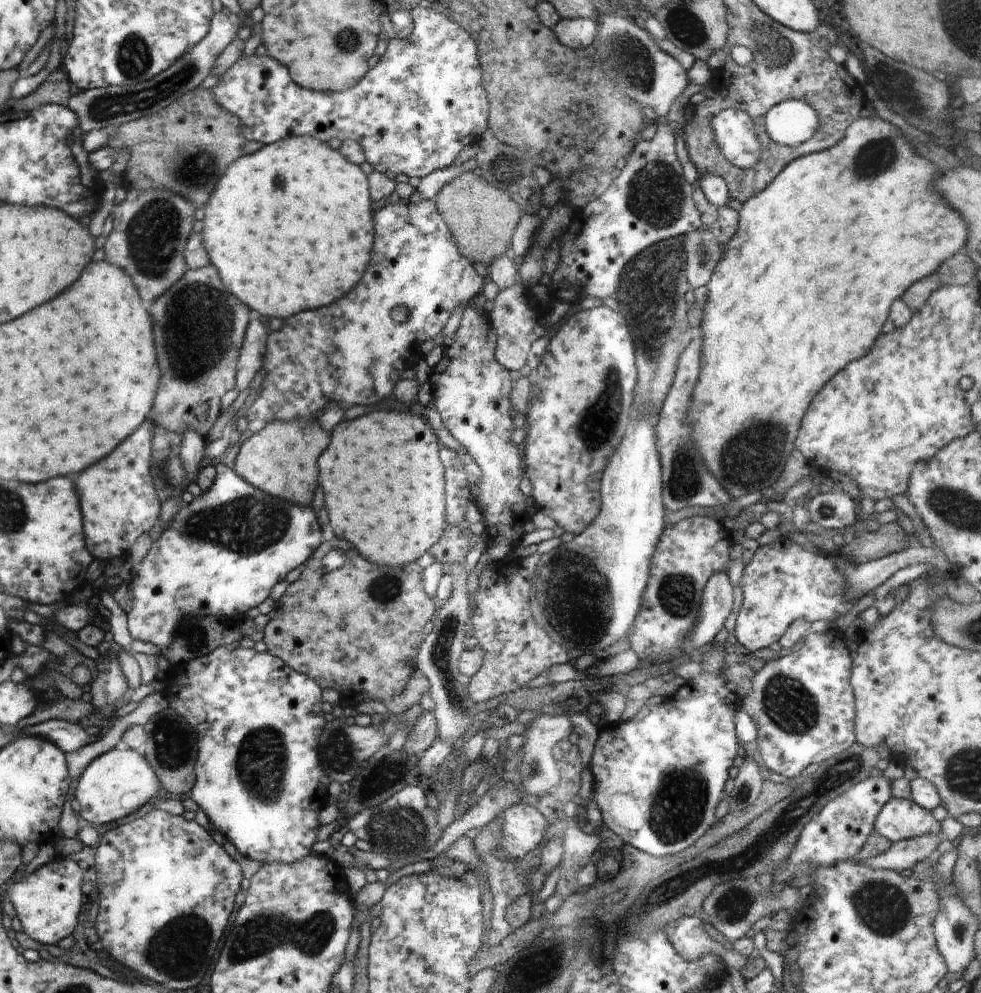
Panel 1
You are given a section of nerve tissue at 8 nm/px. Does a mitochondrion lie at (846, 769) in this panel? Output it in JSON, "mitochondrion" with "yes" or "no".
{"mitochondrion":"yes"}

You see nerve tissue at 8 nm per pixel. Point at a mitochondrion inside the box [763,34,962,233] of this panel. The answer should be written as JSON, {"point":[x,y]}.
{"point":[899,87]}

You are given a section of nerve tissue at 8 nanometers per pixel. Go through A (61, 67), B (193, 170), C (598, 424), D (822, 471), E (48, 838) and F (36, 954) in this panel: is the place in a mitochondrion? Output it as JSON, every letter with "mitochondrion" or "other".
{"A":"other","B":"mitochondrion","C":"mitochondrion","D":"other","E":"other","F":"other"}

